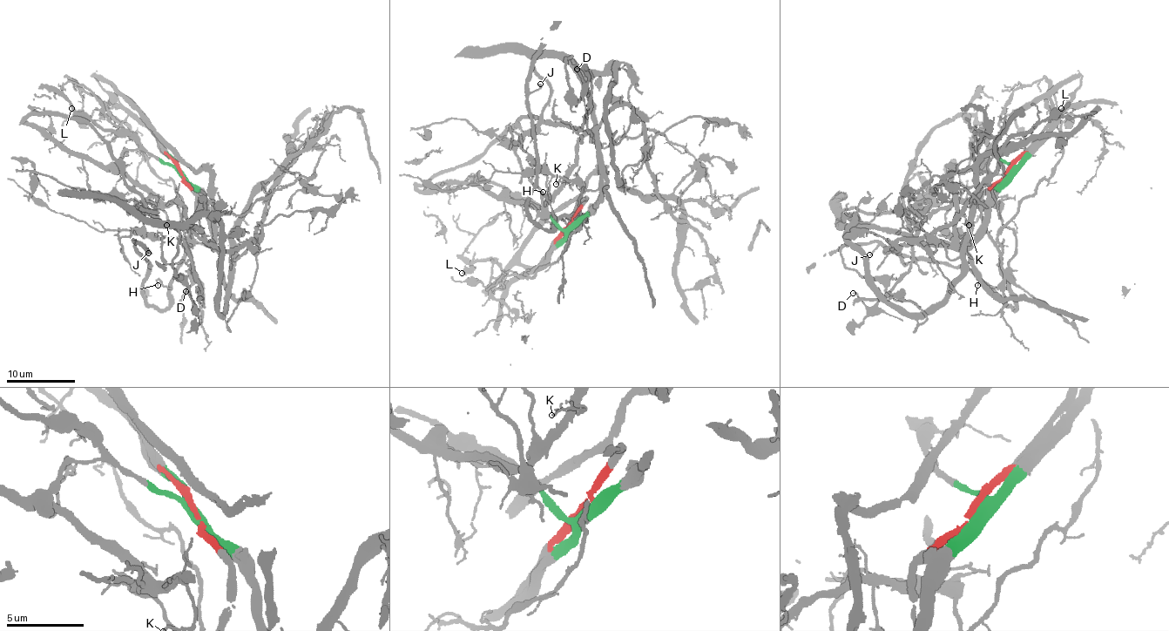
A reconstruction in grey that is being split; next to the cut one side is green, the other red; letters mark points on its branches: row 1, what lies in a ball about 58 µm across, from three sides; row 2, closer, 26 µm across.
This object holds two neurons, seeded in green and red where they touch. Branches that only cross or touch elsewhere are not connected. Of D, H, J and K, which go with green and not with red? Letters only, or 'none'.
D, K

